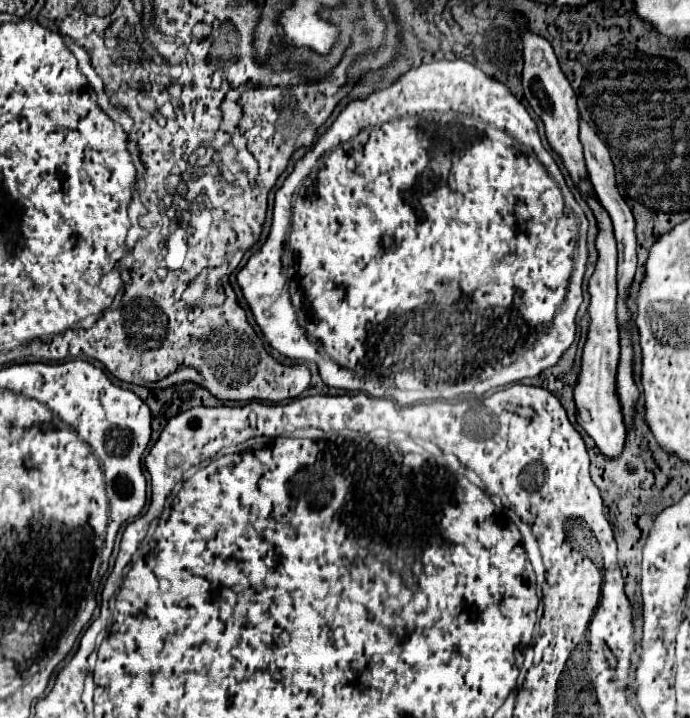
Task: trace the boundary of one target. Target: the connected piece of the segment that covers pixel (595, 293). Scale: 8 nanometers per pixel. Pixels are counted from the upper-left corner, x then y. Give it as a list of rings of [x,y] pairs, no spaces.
[[[581,194],[581,196],[587,200],[587,204],[591,206],[591,210],[599,222],[599,236],[597,236],[599,262],[595,266],[595,274],[589,280],[591,326],[589,326],[589,338],[583,348],[581,374],[579,374],[579,380],[575,386],[577,424],[595,440],[595,444],[603,456],[607,456],[609,460],[615,460],[621,456],[623,446],[625,446],[625,424],[623,424],[623,414],[621,414],[621,406],[617,400],[617,390],[615,390],[615,370],[617,370],[617,362],[619,362],[619,328],[617,328],[617,320],[615,320],[617,246],[615,246],[609,214],[591,196],[585,196],[585,194]]]

